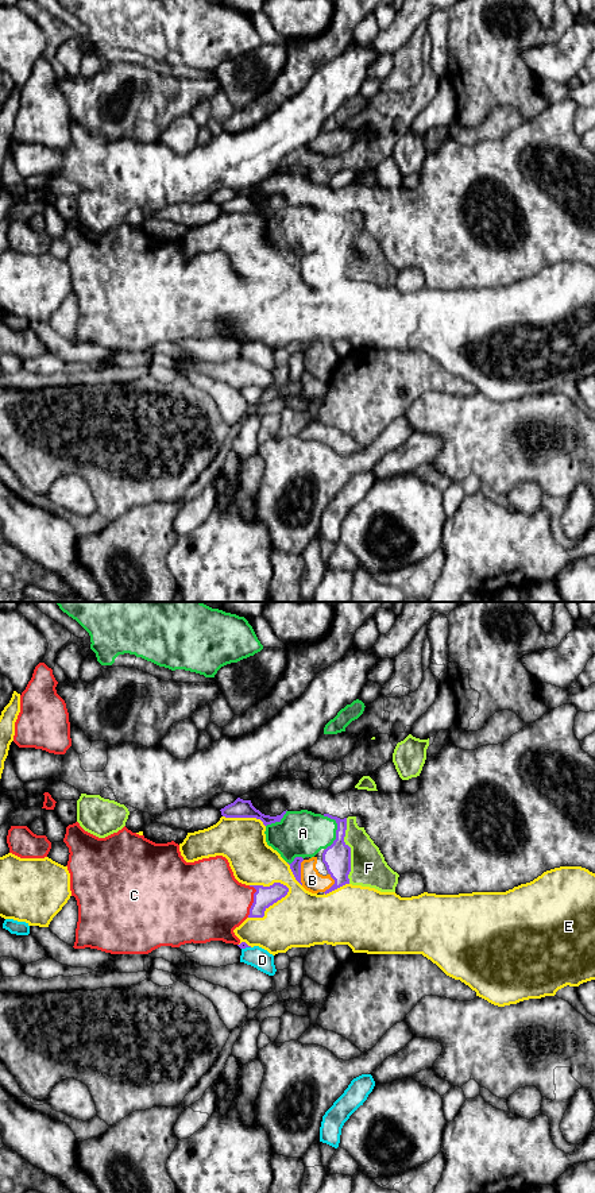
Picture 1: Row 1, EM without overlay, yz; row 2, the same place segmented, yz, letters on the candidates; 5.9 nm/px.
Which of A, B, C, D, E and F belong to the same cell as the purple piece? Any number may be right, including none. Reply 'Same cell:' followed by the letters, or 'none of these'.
Same cell: B

